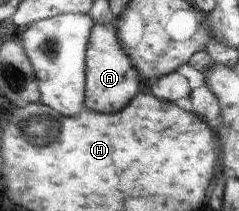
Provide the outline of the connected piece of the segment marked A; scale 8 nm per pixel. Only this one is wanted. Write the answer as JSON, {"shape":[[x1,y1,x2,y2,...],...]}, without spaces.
{"shape":[[95,24,88,53,87,98,90,109,113,114,124,111,140,91,138,68,122,43,117,24]]}

